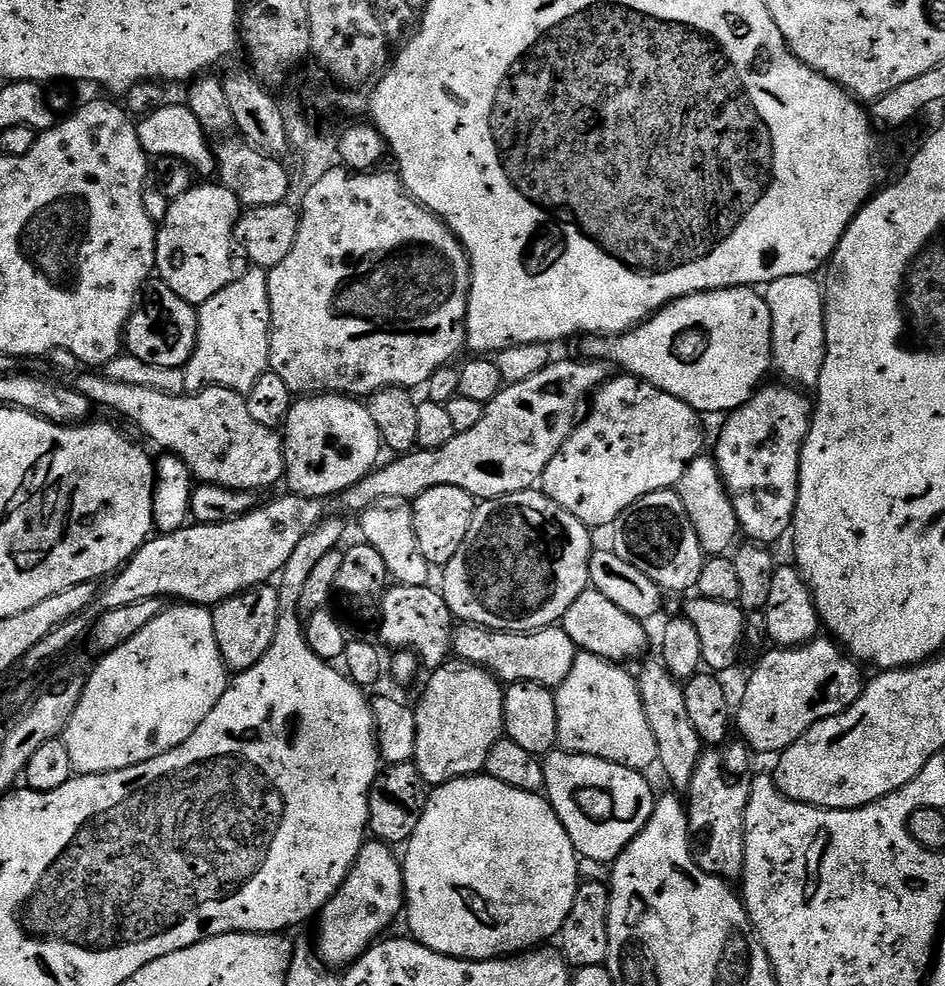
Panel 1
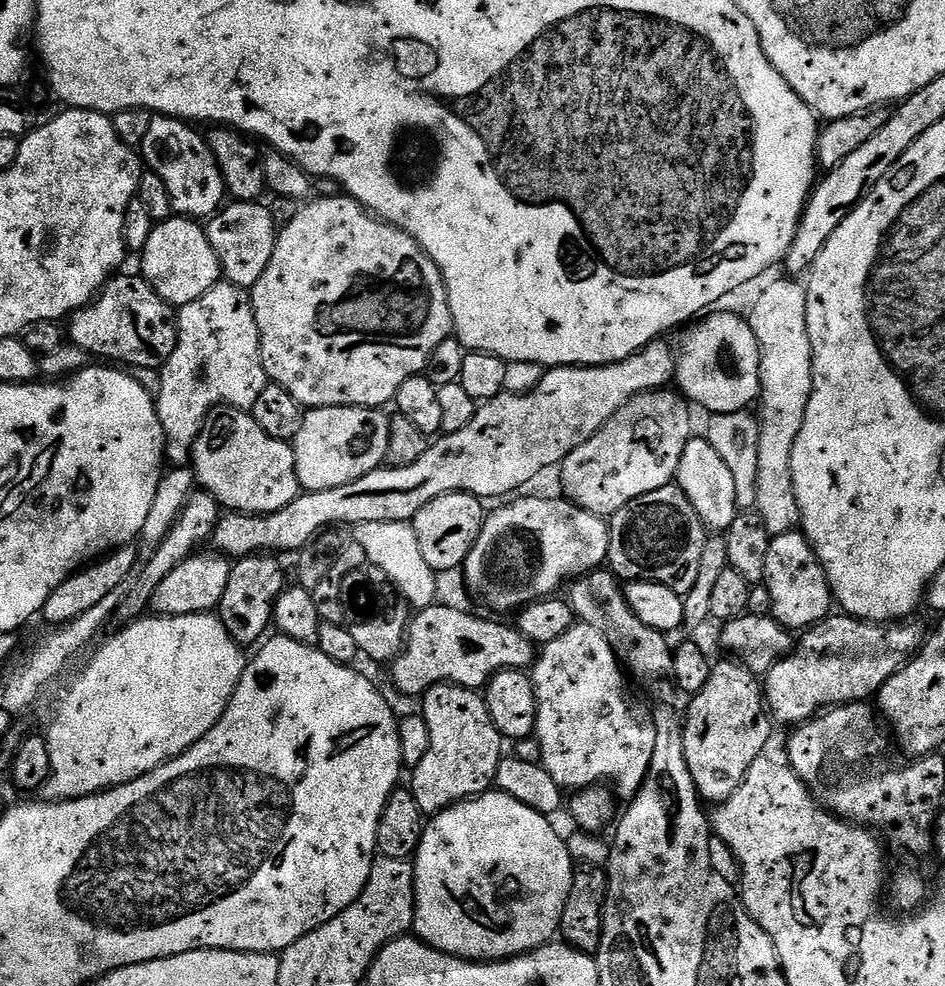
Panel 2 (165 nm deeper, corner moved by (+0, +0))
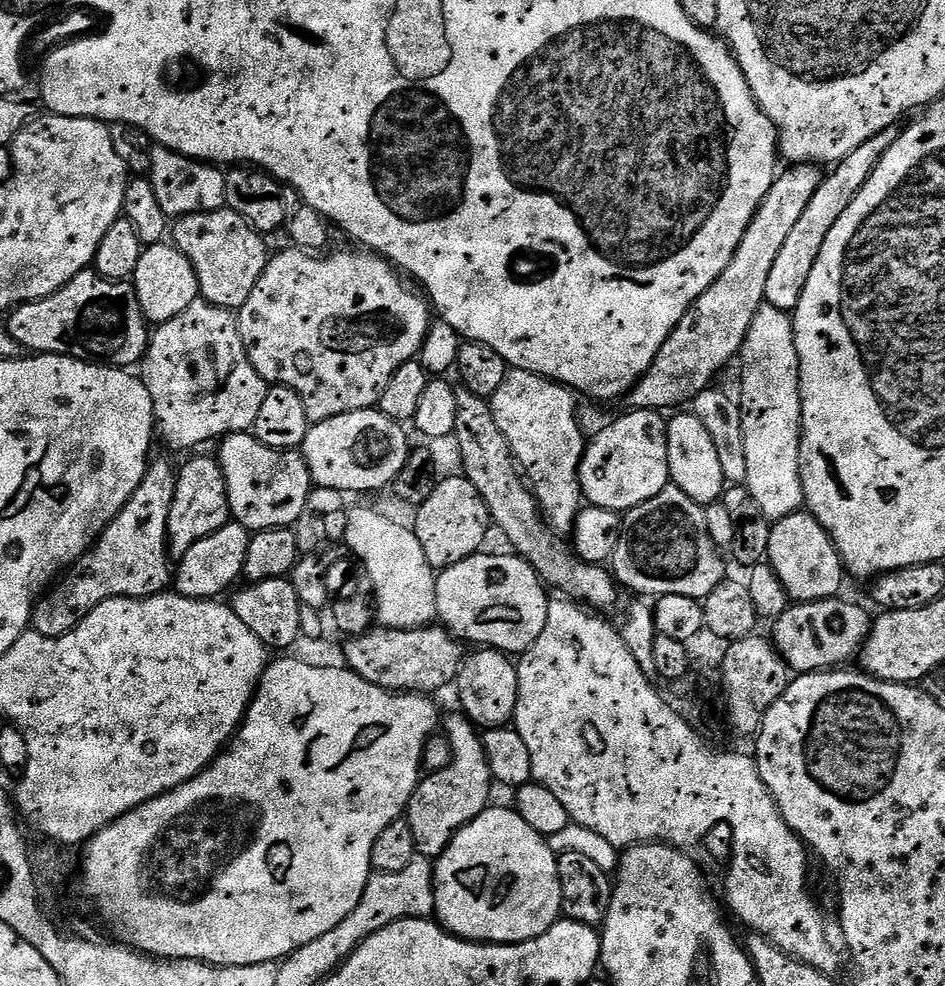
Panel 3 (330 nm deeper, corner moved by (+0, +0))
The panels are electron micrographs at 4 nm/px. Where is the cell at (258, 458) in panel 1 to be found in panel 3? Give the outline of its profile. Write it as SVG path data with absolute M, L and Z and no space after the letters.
M233 432L219 441L218 459L226 478L232 520L255 534L271 528L292 528L314 487L303 455L271 448L247 432Z

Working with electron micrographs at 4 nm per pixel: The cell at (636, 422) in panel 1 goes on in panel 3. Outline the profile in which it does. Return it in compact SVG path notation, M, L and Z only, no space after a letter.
M651 408L628 410L625 416L612 420L596 437L587 441L580 463L580 488L585 501L593 508L605 508L627 514L631 508L650 502L663 488L669 487L668 474L668 420Z

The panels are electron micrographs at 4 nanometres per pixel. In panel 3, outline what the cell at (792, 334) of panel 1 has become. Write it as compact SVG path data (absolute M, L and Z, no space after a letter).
M765 302L750 322L739 364L744 371L738 395L746 450L744 484L762 514L775 522L805 507L800 477L800 363L791 315Z

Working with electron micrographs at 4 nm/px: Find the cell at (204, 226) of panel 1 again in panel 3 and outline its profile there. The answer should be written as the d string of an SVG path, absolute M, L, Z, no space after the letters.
M171 242L150 244L145 247L142 258L138 258L138 270L134 283L144 317L152 326L170 322L170 318L178 318L178 314L182 314L182 310L186 310L190 306L190 302L194 302L200 296L200 279L196 276L196 267L192 264L192 260Z

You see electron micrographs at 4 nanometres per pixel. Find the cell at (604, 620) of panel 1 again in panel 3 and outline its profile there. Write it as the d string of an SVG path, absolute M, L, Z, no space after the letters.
M479 552L443 569L436 578L435 606L437 619L456 639L493 648L508 656L523 655L542 634L549 618L550 594L539 575L520 556Z

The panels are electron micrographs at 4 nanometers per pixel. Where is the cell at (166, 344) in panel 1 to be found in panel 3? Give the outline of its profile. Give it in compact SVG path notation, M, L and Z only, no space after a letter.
M92 270L78 273L70 283L62 286L62 290L46 298L11 309L8 318L6 329L17 342L28 348L29 353L45 356L72 356L75 360L99 362L125 370L143 361L150 339L150 325L138 302L135 283L127 280L105 280L103 276Z

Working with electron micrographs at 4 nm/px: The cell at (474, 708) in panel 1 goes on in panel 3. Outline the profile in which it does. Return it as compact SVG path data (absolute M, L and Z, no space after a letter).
M455 710L443 717L442 732L452 747L452 761L446 770L425 775L408 803L406 819L414 834L416 851L425 858L439 858L450 846L458 830L466 827L490 807L494 777L488 765L481 729L463 711Z

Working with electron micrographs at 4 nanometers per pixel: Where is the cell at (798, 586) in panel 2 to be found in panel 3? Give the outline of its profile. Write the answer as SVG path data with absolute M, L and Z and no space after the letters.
M801 510L775 521L770 528L766 562L786 586L789 601L797 604L830 600L841 595L846 581L844 559L829 534L811 512Z

